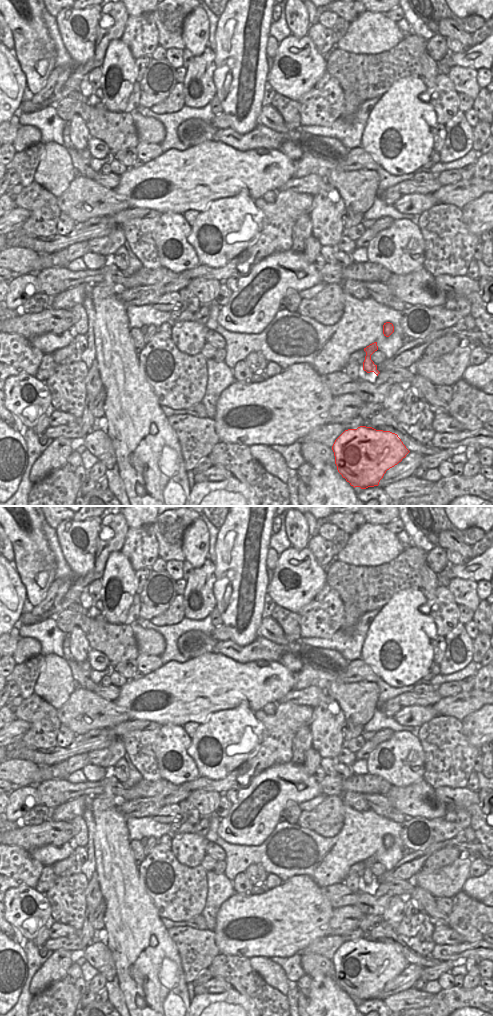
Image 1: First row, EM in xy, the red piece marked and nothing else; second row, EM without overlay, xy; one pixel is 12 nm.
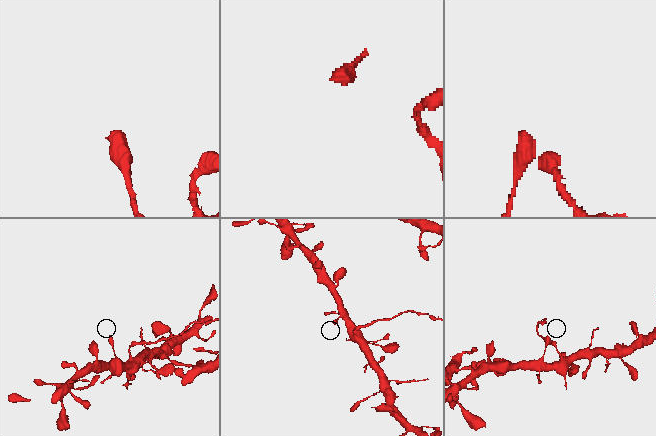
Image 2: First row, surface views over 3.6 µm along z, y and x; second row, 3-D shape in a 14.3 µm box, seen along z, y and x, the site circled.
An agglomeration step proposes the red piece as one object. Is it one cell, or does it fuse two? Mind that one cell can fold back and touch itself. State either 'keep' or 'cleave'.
cleave

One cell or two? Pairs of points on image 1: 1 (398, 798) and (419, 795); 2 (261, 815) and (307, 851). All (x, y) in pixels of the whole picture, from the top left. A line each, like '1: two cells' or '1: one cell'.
1: one cell
2: two cells

